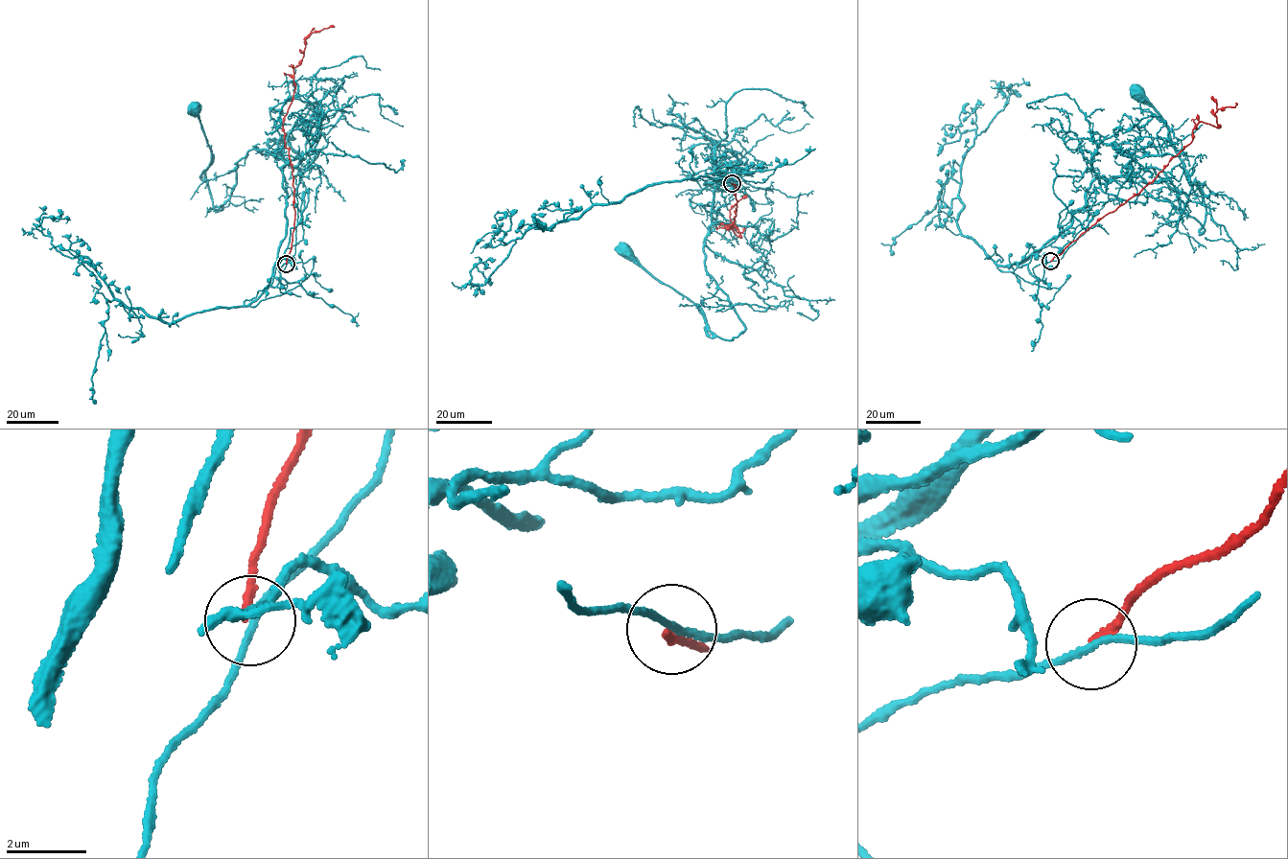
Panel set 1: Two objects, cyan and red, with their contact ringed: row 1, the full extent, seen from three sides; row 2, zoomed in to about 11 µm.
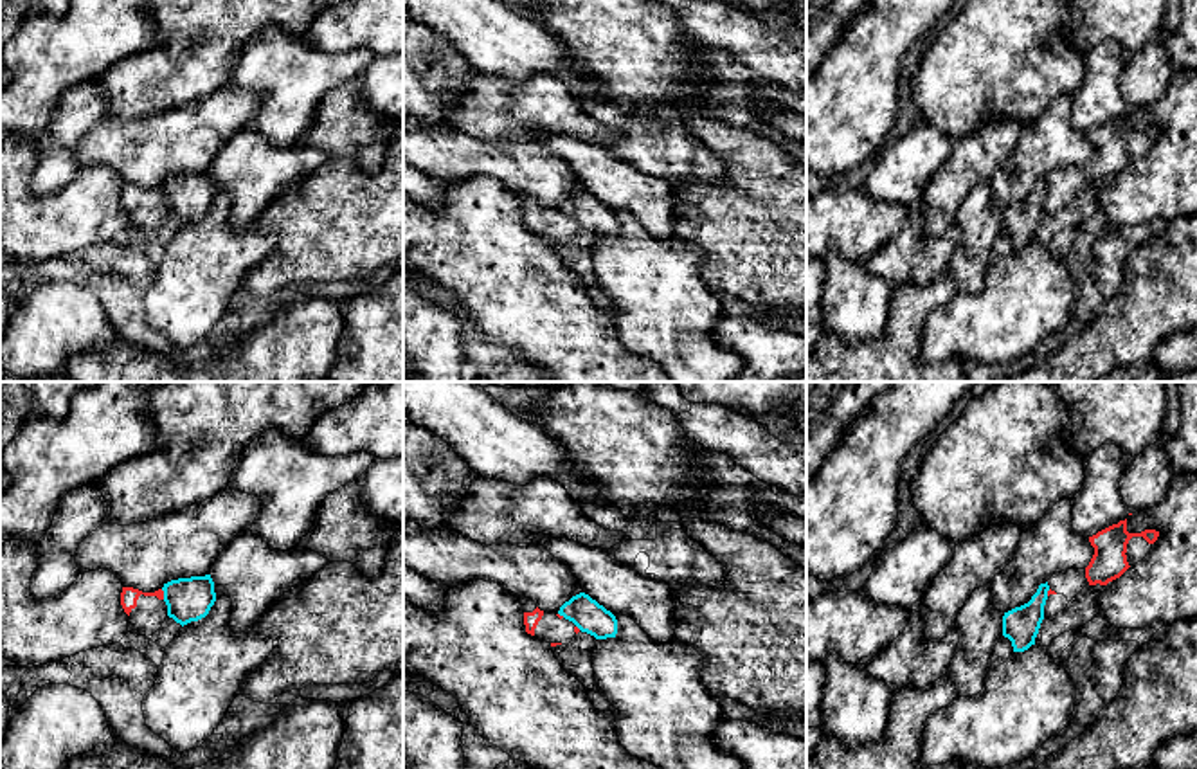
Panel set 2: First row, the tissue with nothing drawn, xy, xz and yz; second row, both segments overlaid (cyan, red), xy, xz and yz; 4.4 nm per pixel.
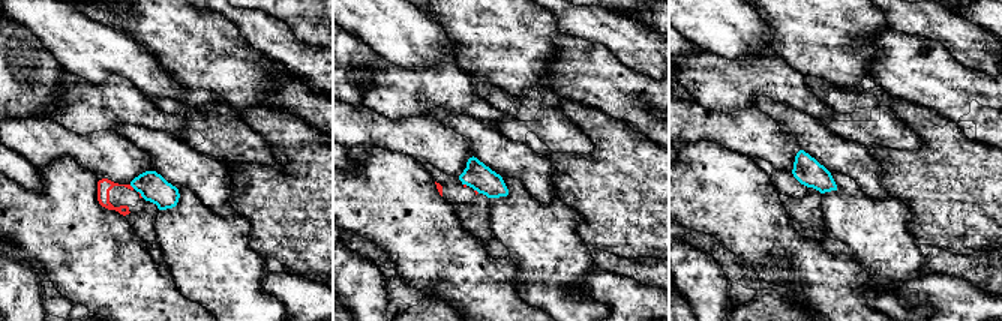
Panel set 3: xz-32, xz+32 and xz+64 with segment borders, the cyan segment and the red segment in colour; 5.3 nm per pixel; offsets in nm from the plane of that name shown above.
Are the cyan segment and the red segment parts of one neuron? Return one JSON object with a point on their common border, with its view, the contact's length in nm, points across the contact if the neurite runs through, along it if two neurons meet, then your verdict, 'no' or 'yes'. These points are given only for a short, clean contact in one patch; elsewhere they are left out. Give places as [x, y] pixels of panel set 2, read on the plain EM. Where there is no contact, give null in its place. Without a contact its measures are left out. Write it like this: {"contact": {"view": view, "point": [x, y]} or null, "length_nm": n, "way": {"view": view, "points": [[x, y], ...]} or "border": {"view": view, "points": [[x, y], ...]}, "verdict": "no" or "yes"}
{"contact": {"view": "xy", "point": [164, 191]}, "length_nm": 50, "border": {"view": "xy", "points": [[161, 186], [164, 195]]}, "verdict": "no"}

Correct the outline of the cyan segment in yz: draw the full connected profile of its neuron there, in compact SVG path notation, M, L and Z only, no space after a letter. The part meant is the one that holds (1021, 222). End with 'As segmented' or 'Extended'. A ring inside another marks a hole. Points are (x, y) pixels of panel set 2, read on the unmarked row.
M1048 178L1040 180L1028 200L1004 209L1003 232L1012 238L1013 249L1024 249L1035 241L1035 234L1044 216L1048 187Z. As segmented

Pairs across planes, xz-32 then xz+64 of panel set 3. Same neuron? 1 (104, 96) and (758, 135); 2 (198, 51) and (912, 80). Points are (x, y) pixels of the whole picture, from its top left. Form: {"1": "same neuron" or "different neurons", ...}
{"1": "different neurons", "2": "different neurons"}

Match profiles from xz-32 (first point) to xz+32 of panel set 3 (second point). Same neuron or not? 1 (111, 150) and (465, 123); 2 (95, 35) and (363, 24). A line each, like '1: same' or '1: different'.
1: different
2: same

